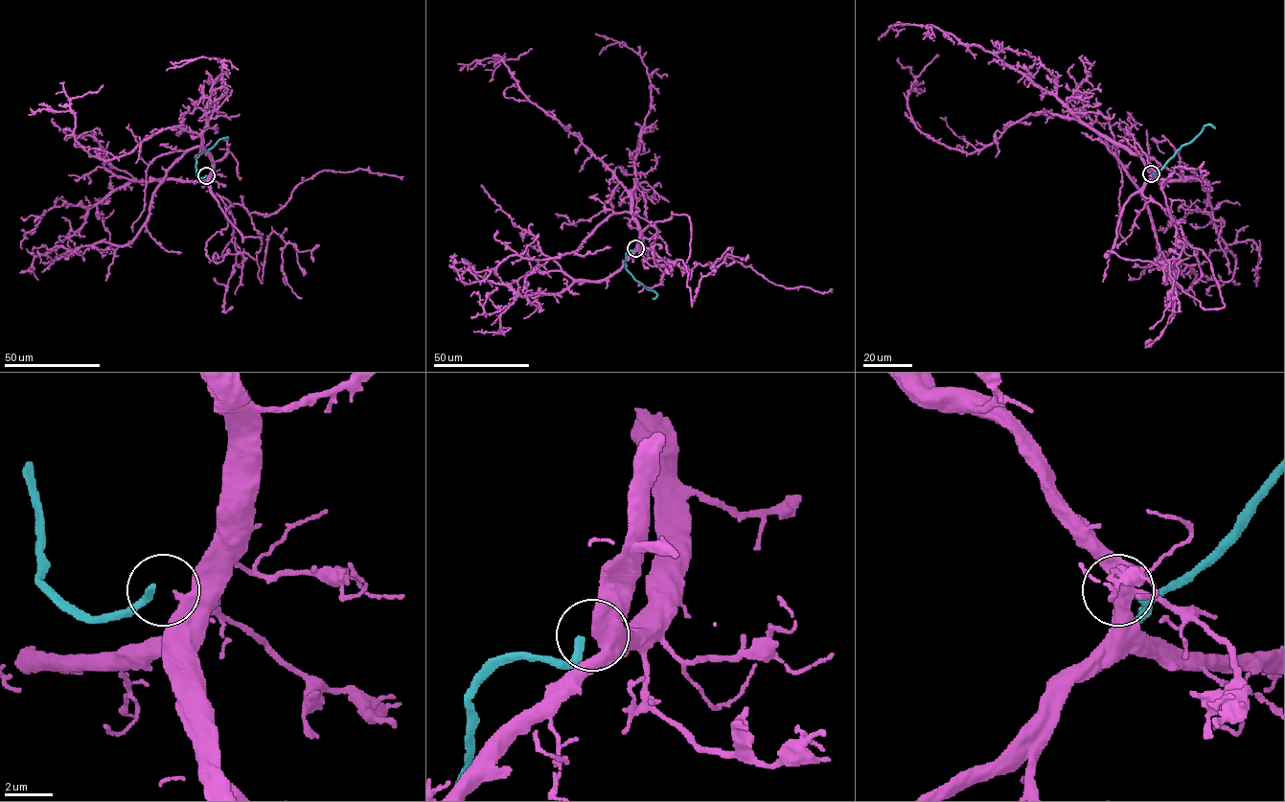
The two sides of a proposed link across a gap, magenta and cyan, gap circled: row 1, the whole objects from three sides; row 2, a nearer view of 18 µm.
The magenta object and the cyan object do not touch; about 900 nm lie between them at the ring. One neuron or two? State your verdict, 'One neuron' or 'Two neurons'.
One neuron

